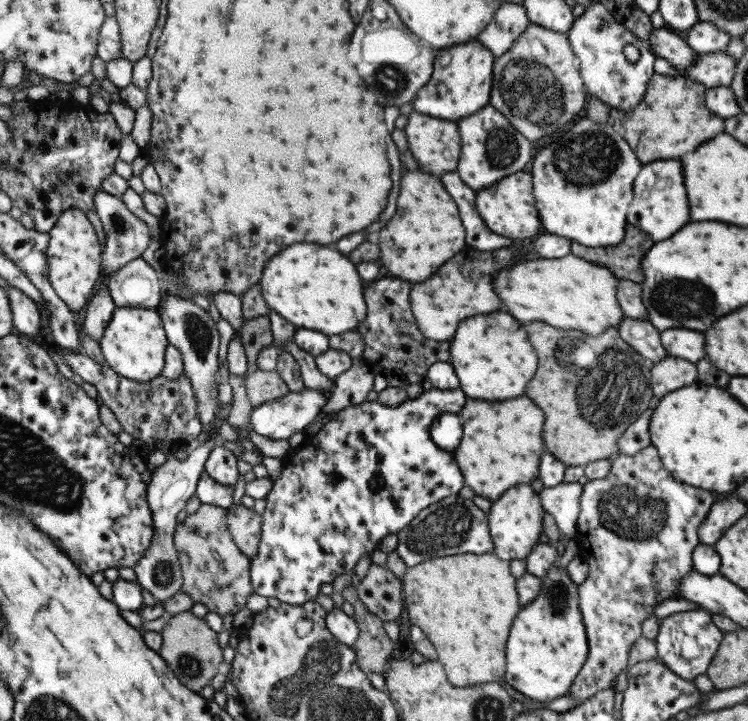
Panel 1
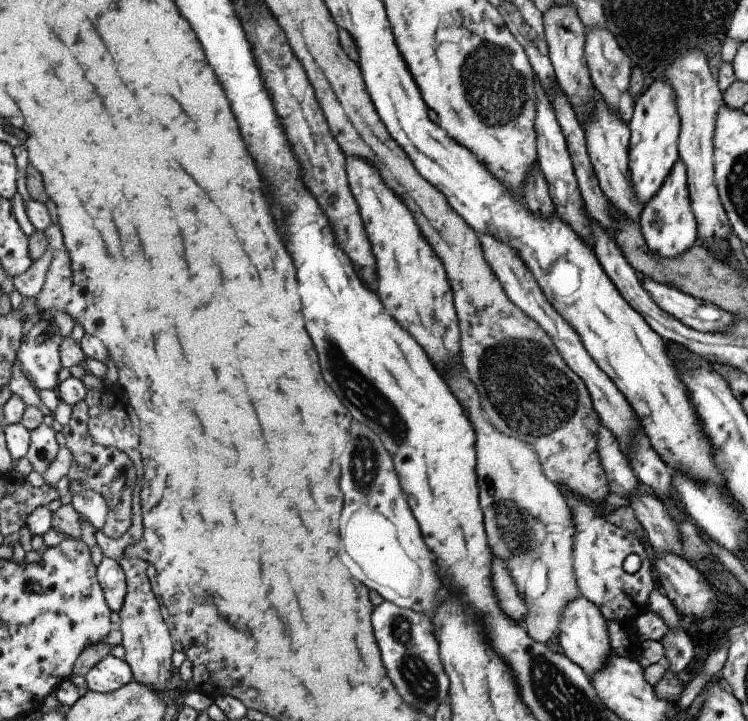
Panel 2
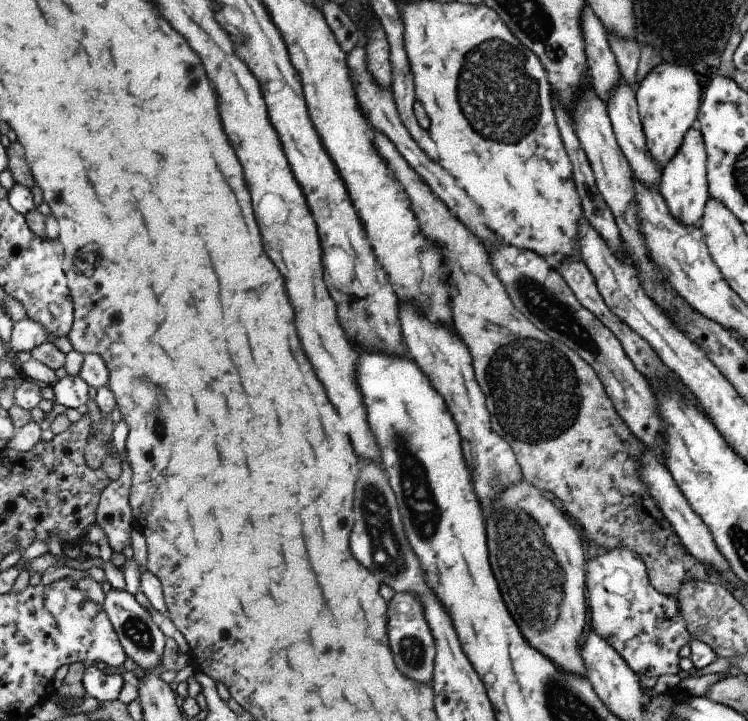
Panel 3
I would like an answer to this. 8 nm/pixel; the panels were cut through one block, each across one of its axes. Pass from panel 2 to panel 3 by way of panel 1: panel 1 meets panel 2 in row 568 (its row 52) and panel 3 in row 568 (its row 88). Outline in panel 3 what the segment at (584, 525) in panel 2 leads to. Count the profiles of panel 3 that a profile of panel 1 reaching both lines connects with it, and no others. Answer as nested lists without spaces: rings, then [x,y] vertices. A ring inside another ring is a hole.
[[[615,548],[585,564],[587,586],[587,628],[599,634],[625,664],[639,676],[679,674],[681,646],[689,644],[685,620],[679,612],[677,598],[659,594],[651,582],[643,560],[627,548]]]

